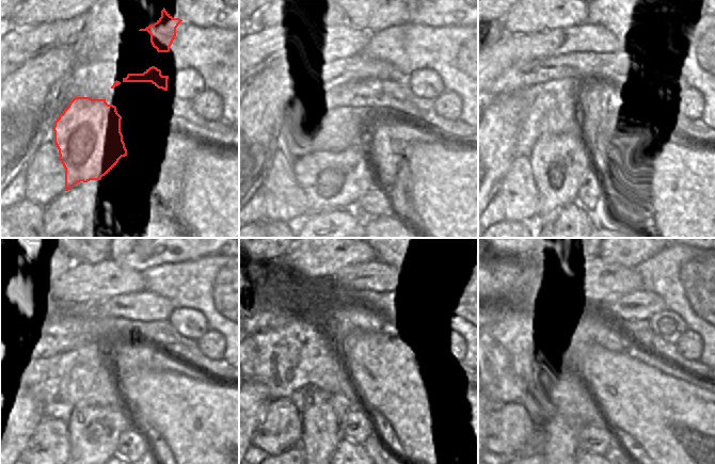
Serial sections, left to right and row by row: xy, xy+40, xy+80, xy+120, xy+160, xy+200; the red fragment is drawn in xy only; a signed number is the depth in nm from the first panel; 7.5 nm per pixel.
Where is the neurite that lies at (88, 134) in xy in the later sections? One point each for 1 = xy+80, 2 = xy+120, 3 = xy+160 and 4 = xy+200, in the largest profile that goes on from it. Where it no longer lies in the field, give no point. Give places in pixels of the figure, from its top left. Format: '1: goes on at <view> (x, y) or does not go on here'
1: goes on at xy+80 (558, 173)
2: goes on at xy+120 (88, 420)
3: goes on at xy+160 (323, 425)
4: goes on at xy+200 (561, 449)

